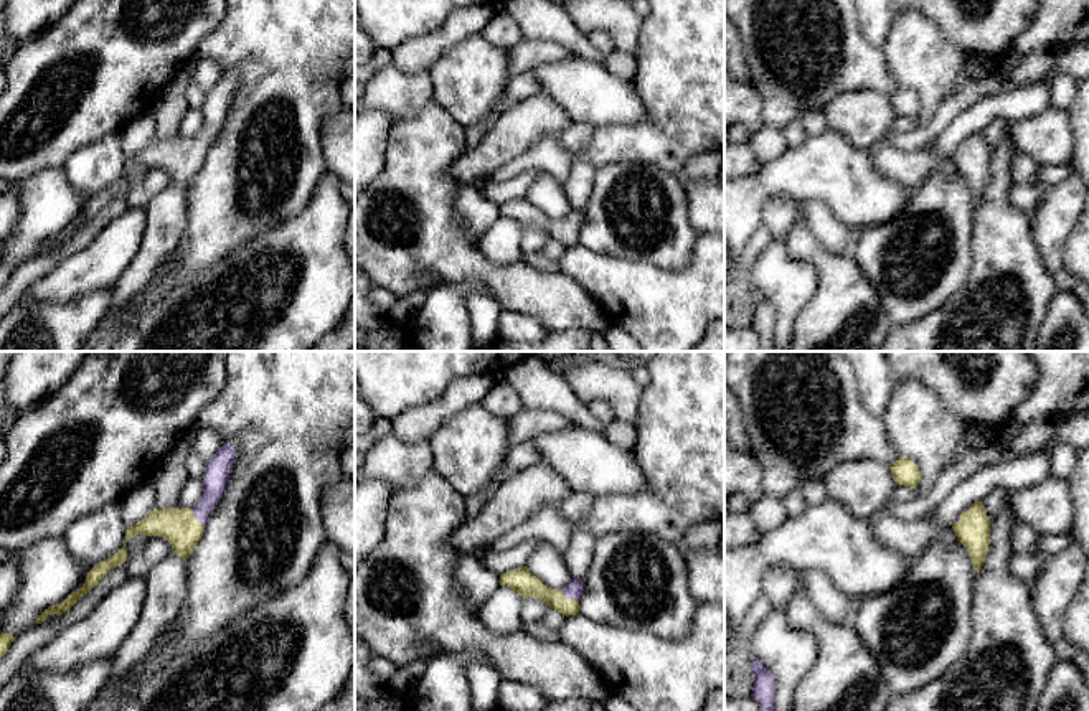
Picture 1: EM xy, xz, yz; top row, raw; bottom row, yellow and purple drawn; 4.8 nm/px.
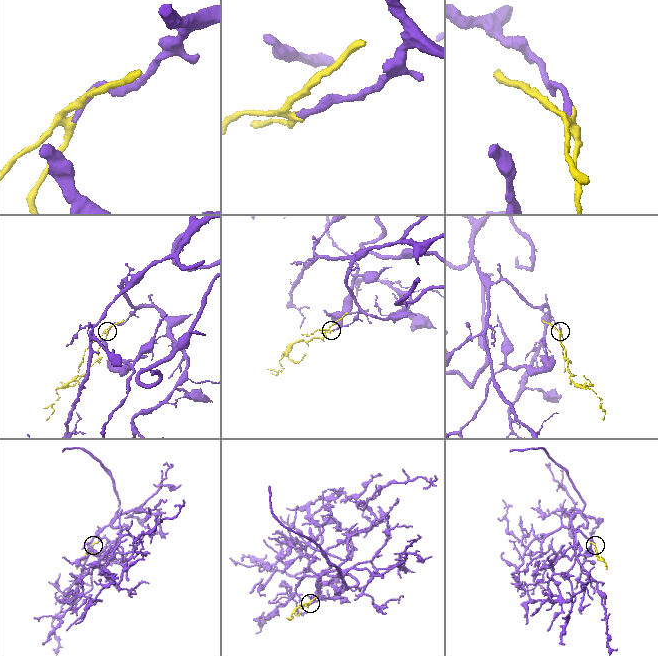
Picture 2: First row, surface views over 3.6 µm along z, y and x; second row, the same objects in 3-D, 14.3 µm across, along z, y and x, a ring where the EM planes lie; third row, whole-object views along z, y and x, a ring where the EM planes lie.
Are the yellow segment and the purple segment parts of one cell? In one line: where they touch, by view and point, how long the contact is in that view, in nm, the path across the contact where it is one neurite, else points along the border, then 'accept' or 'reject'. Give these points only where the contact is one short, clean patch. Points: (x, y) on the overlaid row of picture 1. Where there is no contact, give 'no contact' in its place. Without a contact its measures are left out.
contact xz (570, 599); length 100 nm; way xz (527, 584), (555, 599), (570, 599), (575, 589); accept

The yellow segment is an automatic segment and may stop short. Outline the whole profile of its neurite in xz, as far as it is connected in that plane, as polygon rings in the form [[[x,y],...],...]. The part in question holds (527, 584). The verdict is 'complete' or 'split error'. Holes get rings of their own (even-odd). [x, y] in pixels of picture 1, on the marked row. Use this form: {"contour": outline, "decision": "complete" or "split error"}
{"contour": [[[526,566],[500,574],[500,586],[516,591],[523,599],[540,599],[566,617],[579,614],[579,600],[584,591],[584,582],[578,579],[571,579],[563,591],[551,589]]], "decision": "split error"}

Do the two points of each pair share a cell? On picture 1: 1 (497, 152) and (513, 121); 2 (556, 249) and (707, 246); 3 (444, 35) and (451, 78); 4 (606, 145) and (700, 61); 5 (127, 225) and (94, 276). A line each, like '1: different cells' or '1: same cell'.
1: same cell
2: different cells
3: different cells
4: same cell
5: same cell

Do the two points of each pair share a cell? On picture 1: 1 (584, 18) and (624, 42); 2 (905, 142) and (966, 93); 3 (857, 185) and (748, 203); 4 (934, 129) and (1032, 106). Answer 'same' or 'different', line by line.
1: same
2: same
3: same
4: different

